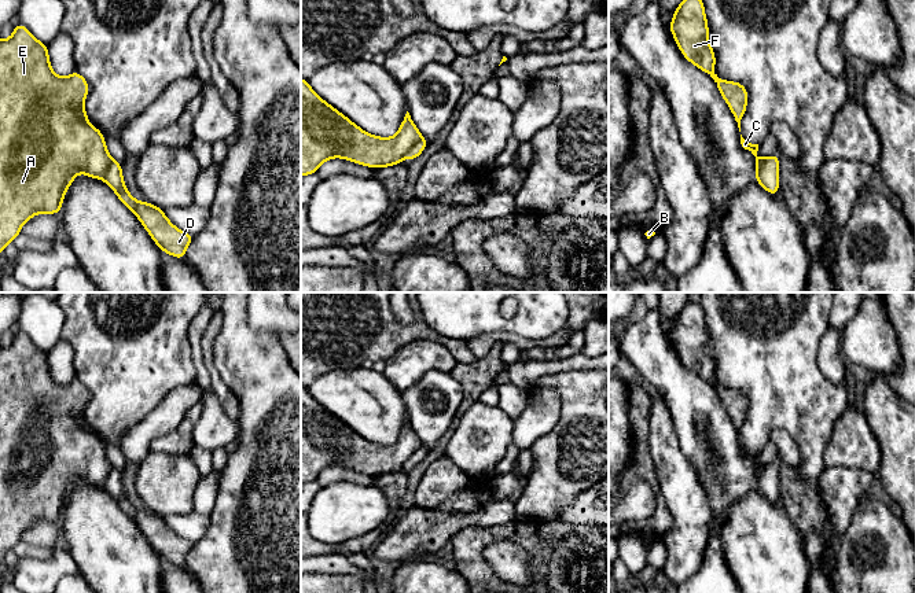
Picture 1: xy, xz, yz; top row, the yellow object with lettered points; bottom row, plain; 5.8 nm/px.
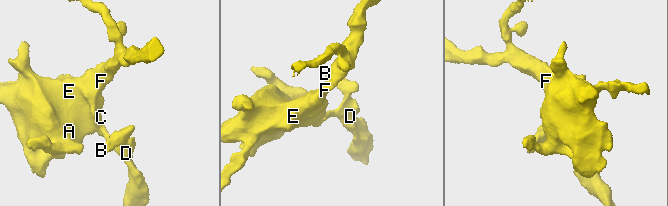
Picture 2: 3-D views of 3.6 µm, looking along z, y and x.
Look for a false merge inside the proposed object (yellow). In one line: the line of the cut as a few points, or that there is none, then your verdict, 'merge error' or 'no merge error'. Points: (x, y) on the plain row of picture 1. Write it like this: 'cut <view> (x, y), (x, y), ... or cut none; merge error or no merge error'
cut xy (113, 467), (100, 485); merge error

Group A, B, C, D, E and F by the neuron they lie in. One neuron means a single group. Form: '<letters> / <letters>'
A C E F / B D

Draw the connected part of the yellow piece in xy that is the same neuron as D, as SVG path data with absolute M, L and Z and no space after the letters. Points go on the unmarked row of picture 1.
M111 468L102 487L115 500L118 507L125 512L142 530L144 537L152 545L155 552L169 563L185 567L185 557L195 542L176 535L163 522L162 516L150 509L139 509L129 500L122 486L122 474Z

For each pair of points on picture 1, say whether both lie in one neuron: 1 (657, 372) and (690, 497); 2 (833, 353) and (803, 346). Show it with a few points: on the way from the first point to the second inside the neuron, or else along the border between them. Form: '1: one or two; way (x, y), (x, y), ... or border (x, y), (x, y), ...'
1: two; border (658, 394), (664, 400), (676, 430)
2: two; border (827, 326), (819, 343), (816, 367), (831, 380)

